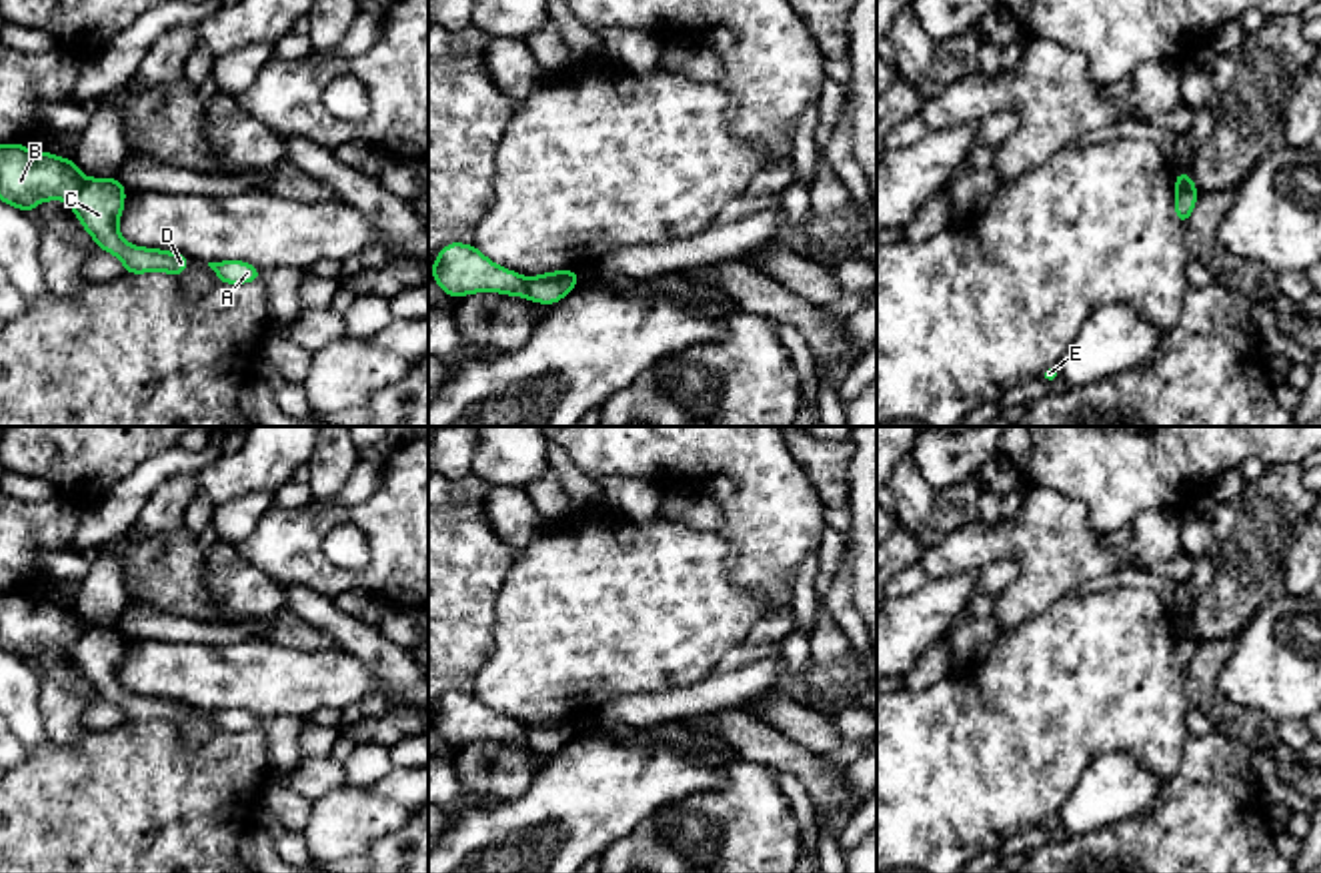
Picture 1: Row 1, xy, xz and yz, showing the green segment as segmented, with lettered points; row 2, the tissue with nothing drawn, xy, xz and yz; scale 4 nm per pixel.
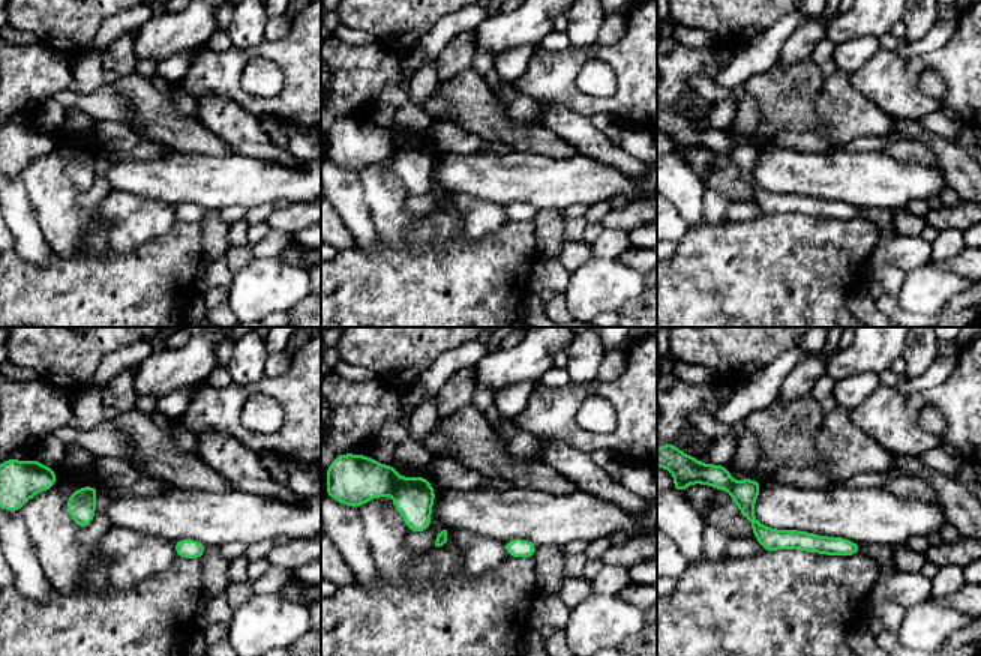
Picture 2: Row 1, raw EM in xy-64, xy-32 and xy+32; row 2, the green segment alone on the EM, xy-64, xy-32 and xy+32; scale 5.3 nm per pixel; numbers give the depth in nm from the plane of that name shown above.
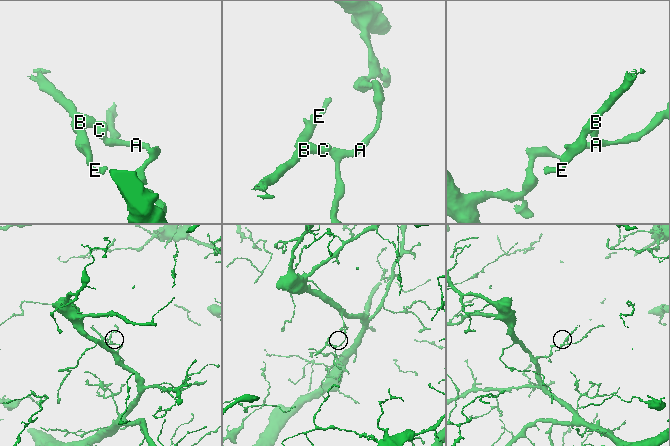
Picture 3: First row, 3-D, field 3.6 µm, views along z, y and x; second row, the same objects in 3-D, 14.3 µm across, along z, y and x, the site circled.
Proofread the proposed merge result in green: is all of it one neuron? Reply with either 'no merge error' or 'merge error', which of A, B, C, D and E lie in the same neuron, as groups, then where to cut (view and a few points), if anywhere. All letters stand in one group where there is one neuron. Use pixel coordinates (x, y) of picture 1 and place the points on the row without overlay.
merge error; groups A C D / B E; cut xy (85, 627), (71, 649)

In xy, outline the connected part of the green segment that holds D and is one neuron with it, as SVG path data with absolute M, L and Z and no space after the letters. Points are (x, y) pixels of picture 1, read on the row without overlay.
M84 627L82 637L70 649L72 661L84 679L96 689L100 699L118 705L128 723L170 721L174 725L188 719L188 705L128 693L118 679L124 659L126 637L118 627Z

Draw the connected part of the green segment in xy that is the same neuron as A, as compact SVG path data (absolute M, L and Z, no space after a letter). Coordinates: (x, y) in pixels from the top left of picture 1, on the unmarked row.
M222 709L222 711L208 711L214 723L224 733L244 733L260 729L260 717L242 711L242 709Z

